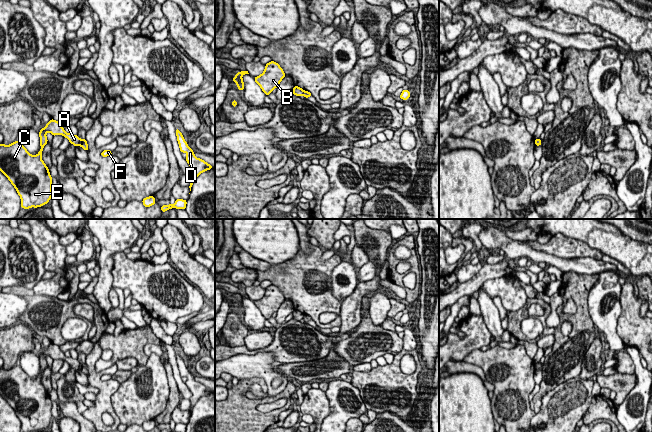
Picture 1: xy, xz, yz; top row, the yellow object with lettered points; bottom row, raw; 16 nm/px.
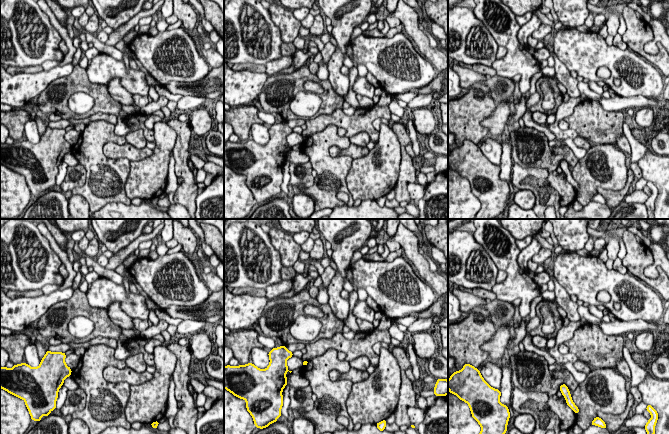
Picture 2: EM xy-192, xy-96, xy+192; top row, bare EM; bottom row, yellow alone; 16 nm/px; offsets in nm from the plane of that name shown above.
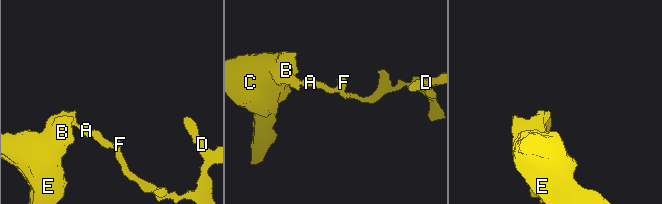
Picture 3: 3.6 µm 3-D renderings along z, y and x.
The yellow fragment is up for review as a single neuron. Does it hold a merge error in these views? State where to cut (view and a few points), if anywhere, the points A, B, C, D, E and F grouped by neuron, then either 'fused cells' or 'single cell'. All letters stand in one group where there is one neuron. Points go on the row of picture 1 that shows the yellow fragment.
cut in xy along (80, 139), (78, 144); A B C E / D F; fused cells

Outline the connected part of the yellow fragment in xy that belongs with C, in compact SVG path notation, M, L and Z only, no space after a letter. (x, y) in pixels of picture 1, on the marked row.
M53 119L39 132L41 149L37 155L31 155L20 141L0 144L0 171L15 187L21 198L21 207L26 210L43 206L52 197L52 177L41 158L48 142L47 132L53 136L63 135L75 147L80 144L78 135L66 133L60 122Z

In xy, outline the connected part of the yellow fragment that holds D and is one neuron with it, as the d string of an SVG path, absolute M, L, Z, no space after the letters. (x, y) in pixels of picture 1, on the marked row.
M176 128L176 135L177 135L177 140L178 140L178 144L180 147L180 151L181 153L185 152L187 154L187 157L185 159L192 169L192 173L189 175L191 178L191 183L189 186L190 191L191 191L191 187L193 183L195 182L196 178L202 172L212 169L213 167L209 165L208 163L206 163L205 161L203 161L202 159L197 158L194 155L193 150L188 146L188 144L186 143L183 135L181 134L178 128Z

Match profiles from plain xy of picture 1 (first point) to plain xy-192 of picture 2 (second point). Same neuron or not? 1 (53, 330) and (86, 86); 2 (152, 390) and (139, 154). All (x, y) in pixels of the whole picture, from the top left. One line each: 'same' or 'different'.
1: same
2: different

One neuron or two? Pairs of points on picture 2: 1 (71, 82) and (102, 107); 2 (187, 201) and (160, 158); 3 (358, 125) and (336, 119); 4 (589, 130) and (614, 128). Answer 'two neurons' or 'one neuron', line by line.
1: one neuron
2: two neurons
3: one neuron
4: one neuron

